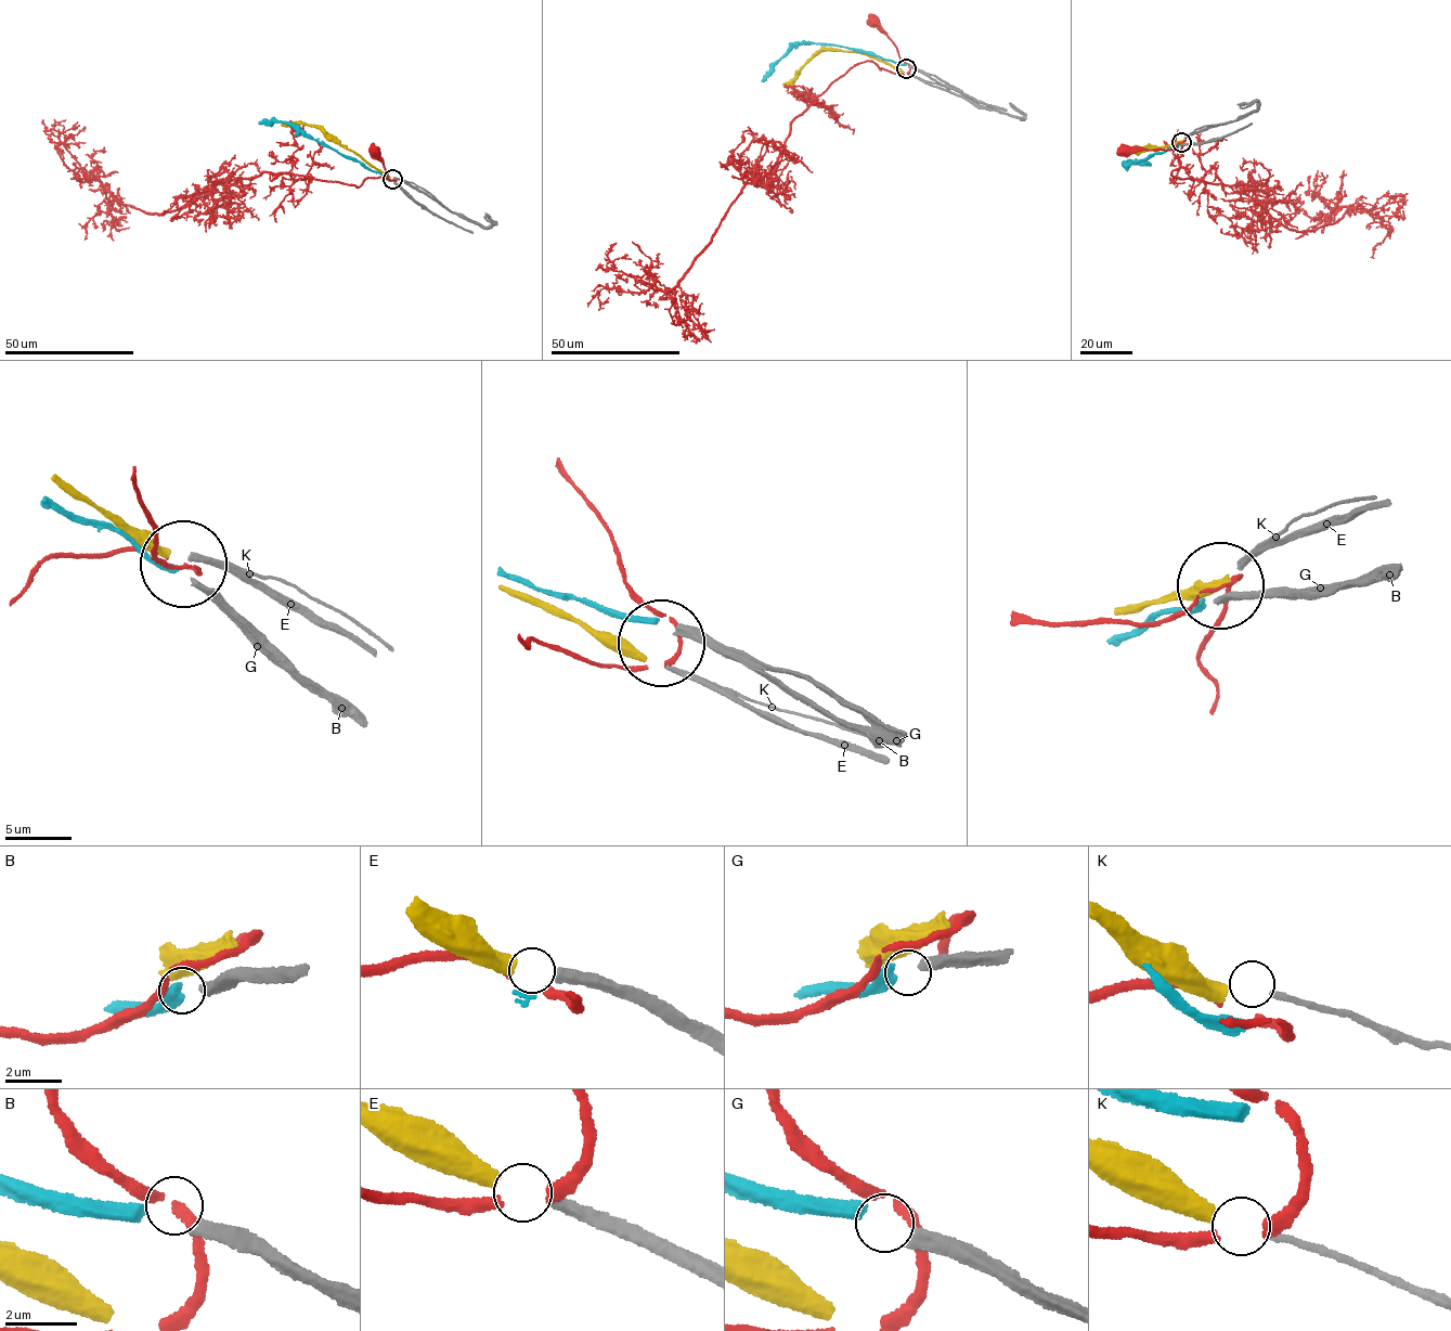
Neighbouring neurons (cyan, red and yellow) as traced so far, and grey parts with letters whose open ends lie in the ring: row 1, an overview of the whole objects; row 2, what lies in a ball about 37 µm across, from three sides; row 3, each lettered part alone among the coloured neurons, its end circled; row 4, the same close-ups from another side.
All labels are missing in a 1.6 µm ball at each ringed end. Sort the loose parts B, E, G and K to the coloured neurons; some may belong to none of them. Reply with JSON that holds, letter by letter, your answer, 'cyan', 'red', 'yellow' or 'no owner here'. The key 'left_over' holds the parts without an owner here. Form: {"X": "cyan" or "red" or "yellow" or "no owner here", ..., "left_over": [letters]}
{"B": "cyan", "E": "yellow", "G": "no owner here", "K": "no owner here", "left_over": ["G", "K"]}

